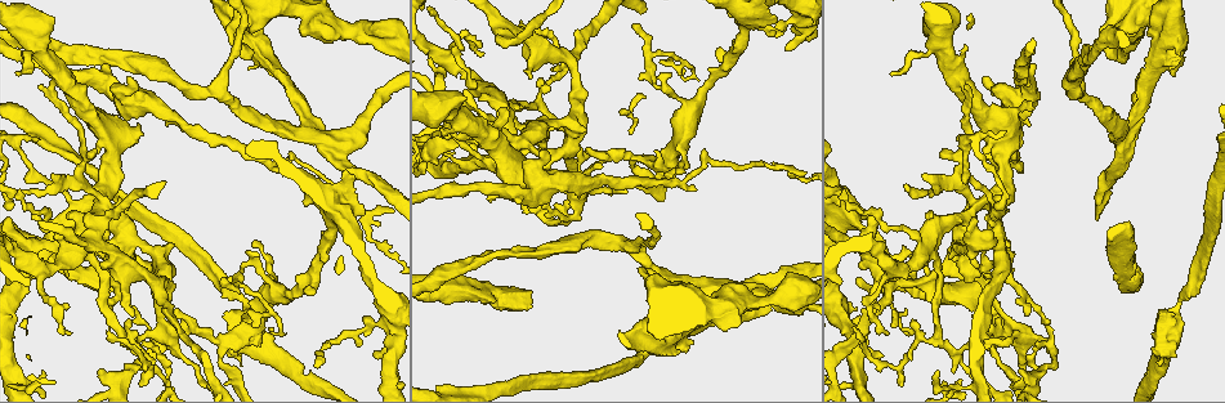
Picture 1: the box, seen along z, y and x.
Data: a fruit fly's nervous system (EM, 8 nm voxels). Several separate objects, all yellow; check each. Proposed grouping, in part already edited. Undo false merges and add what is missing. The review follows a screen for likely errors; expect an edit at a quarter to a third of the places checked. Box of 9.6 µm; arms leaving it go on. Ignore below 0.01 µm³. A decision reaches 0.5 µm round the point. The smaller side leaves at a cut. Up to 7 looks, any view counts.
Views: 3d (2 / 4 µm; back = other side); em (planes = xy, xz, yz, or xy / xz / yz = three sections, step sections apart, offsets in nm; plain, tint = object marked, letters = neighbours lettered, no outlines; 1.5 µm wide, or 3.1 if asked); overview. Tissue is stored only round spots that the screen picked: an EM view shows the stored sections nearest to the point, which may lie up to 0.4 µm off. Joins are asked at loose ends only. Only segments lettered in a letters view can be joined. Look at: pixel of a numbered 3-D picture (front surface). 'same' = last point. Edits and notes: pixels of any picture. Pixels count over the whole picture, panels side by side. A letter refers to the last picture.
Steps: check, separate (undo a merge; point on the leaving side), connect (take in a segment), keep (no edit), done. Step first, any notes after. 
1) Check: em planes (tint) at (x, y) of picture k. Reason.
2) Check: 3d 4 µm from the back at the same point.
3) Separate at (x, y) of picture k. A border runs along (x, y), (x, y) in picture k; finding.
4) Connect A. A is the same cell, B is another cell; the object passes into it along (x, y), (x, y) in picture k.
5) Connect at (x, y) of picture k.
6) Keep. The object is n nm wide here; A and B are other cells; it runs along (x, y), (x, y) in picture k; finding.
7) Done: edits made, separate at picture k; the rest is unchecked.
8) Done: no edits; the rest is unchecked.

Check: em planes (tint) at (1167, 360) of picture 1. Sudden change in width.

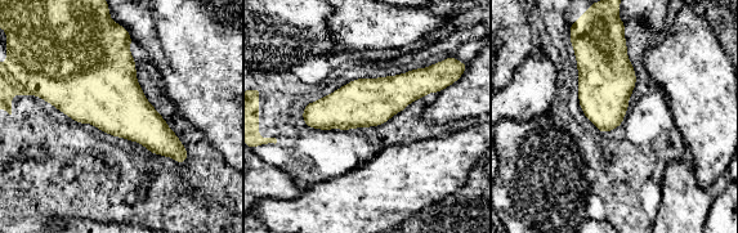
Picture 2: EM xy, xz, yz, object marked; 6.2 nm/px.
Check: em planes (letters) at the same point.

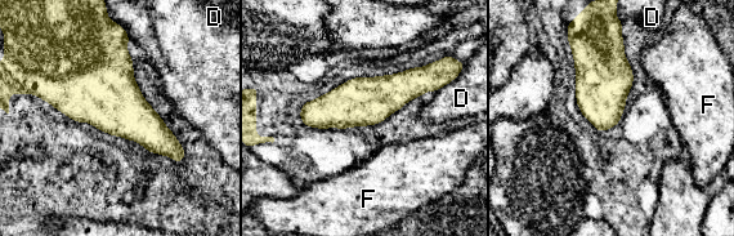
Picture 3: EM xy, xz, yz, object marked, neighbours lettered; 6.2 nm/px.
Keep. D and F are other cells; a border runs along (450, 81), (434, 92) in picture 3; continuous, no second neuron.

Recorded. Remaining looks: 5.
Check: em planes (plain) at (1139, 126) of picture 1. An open end.

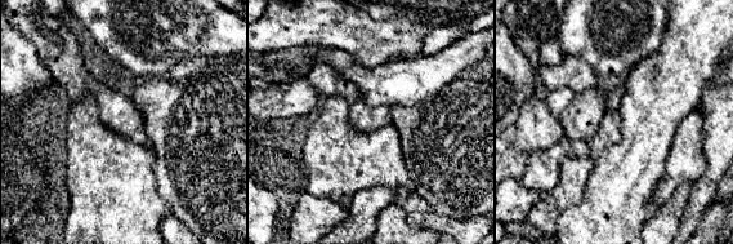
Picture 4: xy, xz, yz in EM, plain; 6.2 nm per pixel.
Check: em planes (letters) at the same point. See the neighbours.

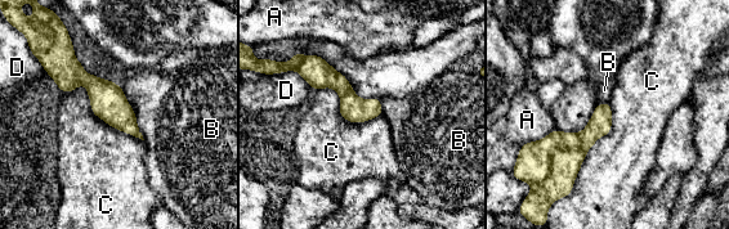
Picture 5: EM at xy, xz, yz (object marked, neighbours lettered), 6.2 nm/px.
Separate at (566, 164) of picture 5. A, B, C and D are other cells; a border runs along (580, 134), (546, 176) in picture 5; a second neuron is stuck on.

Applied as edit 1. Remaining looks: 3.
Check: 3d 4 µm from the back at (218, 343) of picture 1. Three-way junction.

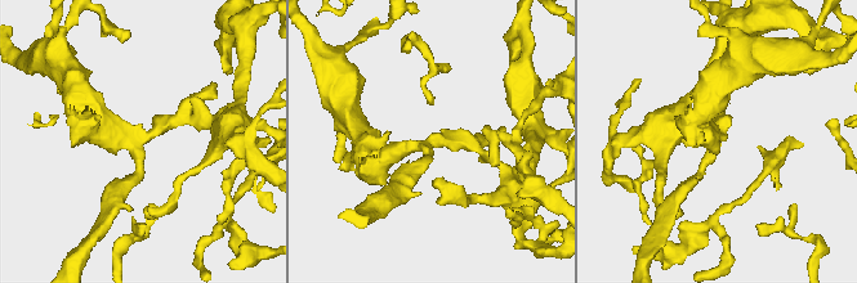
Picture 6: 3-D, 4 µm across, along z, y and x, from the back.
Check: em planes (letters) at (143, 137) of picture 6. 3 arms meet here.

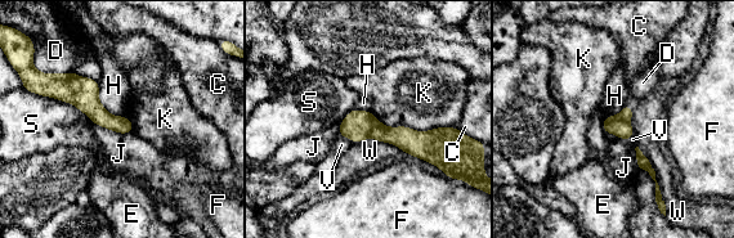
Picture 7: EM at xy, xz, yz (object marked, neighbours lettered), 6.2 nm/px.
Separate at (357, 125) of picture 7. C, D, E, F, H, J, K, S, V and W are other cells; two neurons meet here.

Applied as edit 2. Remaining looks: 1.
Done: edits made, separate at picture 5, separate at picture 7; the rest is unchecked.

